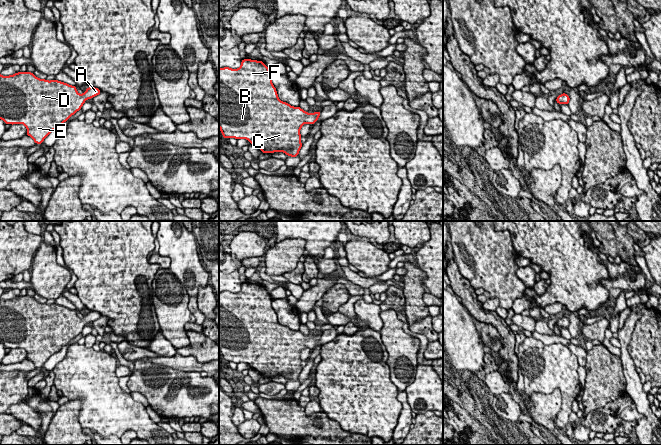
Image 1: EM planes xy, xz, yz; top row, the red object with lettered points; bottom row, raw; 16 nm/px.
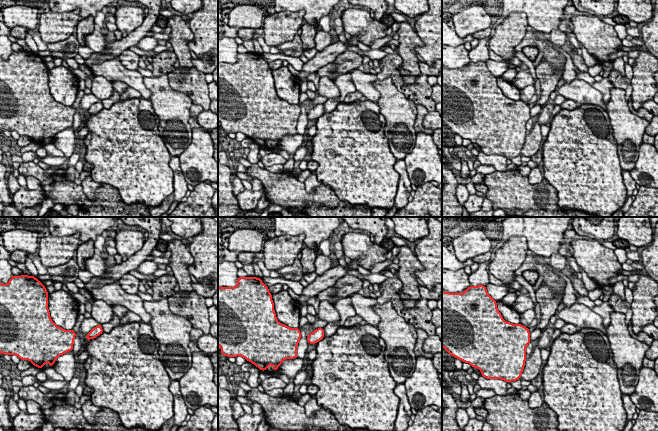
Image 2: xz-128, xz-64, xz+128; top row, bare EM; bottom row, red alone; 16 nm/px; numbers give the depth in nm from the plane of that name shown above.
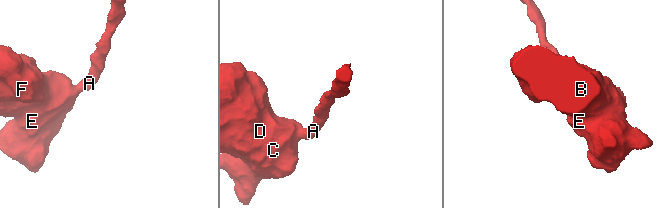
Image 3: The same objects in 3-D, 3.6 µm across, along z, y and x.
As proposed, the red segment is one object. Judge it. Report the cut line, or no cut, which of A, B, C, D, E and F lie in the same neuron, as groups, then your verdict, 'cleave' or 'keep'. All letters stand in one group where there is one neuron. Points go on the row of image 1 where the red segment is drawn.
no cut; A B C D E F; keep

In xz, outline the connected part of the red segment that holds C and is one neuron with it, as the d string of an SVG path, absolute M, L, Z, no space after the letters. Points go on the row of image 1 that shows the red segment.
M242 59L238 69L229 67L219 68L219 127L224 139L230 137L246 139L250 144L256 145L262 153L283 152L287 156L298 157L302 147L301 127L305 124L314 125L320 117L321 111L305 112L299 107L281 101L277 90L272 83L272 73L263 61Z

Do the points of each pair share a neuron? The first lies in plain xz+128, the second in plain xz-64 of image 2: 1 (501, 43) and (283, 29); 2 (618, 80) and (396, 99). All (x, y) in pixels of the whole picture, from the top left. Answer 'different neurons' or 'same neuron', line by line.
1: same neuron
2: different neurons

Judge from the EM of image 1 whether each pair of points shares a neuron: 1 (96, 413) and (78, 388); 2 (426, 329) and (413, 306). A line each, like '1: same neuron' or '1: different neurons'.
1: same neuron
2: different neurons

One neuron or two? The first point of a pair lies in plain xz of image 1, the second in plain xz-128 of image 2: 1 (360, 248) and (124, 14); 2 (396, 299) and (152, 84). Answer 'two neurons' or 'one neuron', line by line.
1: one neuron
2: two neurons

